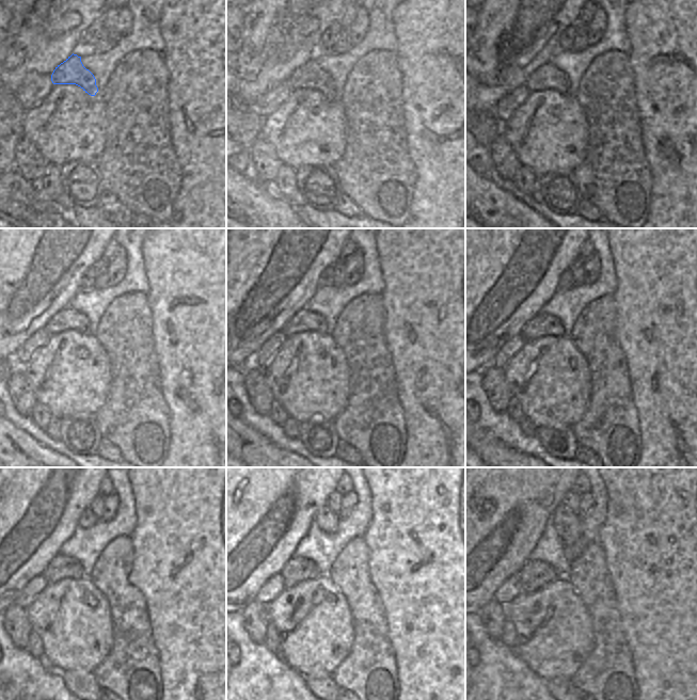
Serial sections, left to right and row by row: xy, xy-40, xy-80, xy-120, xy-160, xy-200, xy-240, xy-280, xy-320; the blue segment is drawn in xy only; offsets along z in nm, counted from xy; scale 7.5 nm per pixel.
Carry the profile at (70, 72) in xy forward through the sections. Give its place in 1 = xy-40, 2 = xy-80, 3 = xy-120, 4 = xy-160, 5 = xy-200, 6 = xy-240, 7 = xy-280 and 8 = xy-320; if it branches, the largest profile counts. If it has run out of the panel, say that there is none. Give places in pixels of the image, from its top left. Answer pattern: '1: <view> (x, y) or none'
1: xy-40 (310, 75)
2: xy-80 (547, 76)
3: xy-120 (67, 318)
4: xy-160 (304, 320)
5: xy-200 (542, 324)
6: xy-240 (60, 567)
7: xy-280 (297, 569)
8: xy-320 (535, 574)

